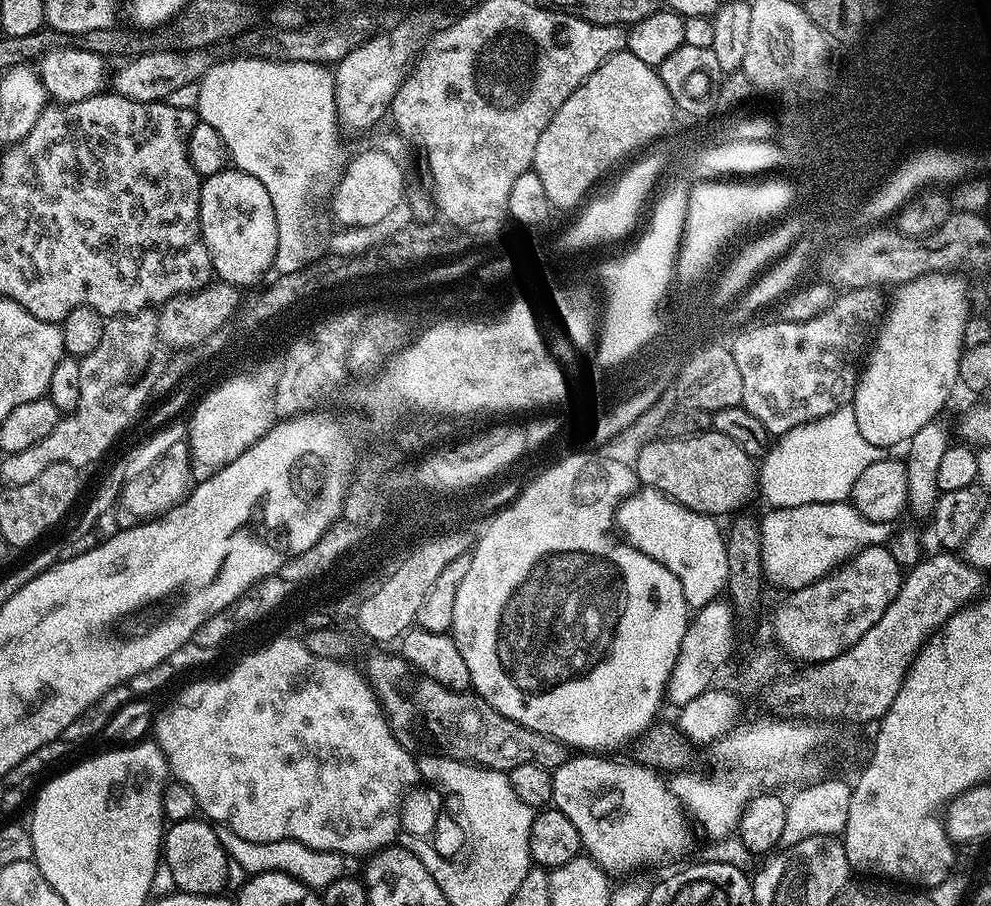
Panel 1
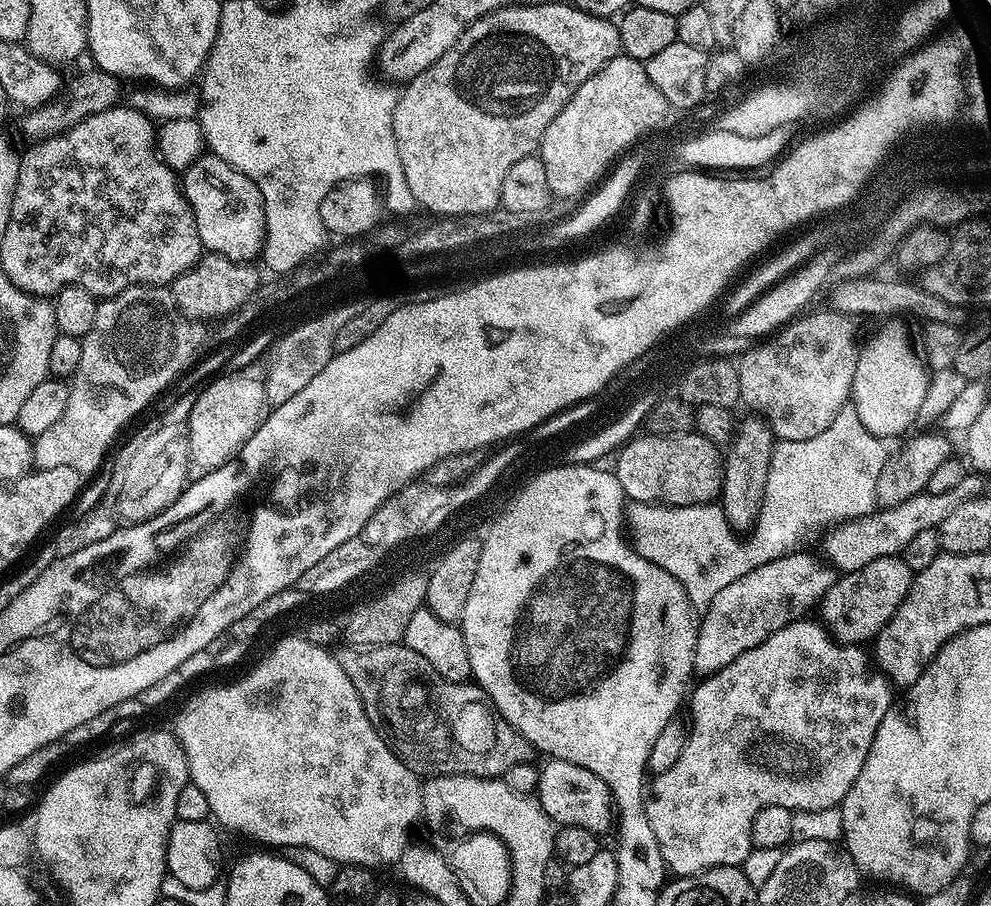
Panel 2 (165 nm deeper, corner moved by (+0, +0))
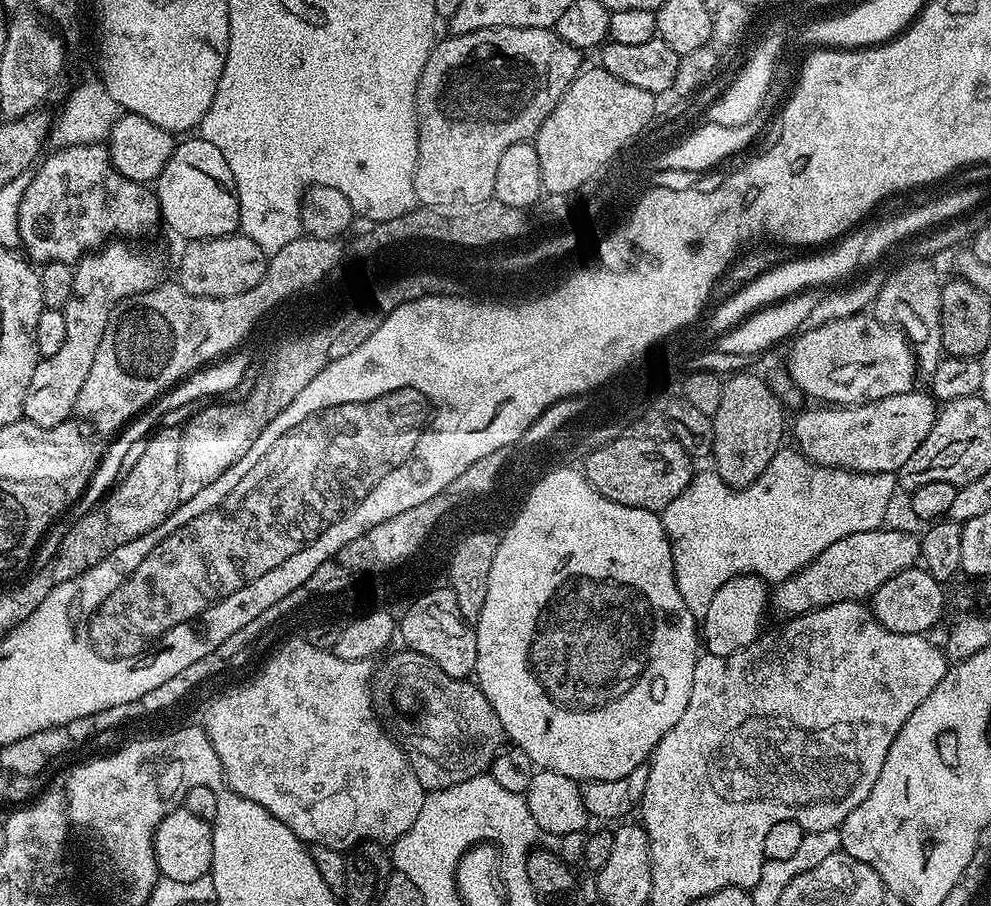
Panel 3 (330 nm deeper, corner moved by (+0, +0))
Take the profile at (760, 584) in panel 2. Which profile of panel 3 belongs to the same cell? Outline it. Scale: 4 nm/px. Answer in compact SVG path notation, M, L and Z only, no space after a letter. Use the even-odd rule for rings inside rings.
M881 526L874 530L862 530L858 534L850 534L846 538L838 538L834 546L826 546L818 558L814 558L804 568L799 568L790 578L786 578L780 584L775 585L770 592L770 608L774 613L781 612L784 618L801 616L807 612L813 612L819 608L830 606L834 602L846 602L847 600L867 601L882 586L882 582L890 582L894 574L902 574L902 570L917 567L920 558L920 536L911 536L900 528L888 528Z

